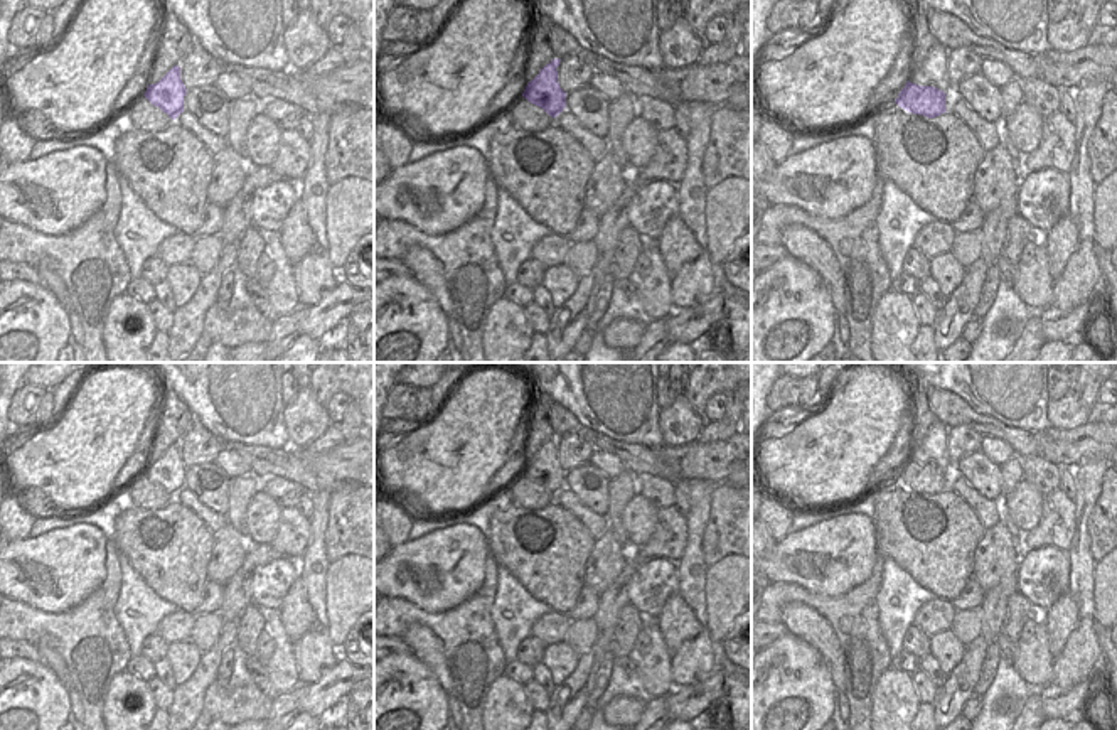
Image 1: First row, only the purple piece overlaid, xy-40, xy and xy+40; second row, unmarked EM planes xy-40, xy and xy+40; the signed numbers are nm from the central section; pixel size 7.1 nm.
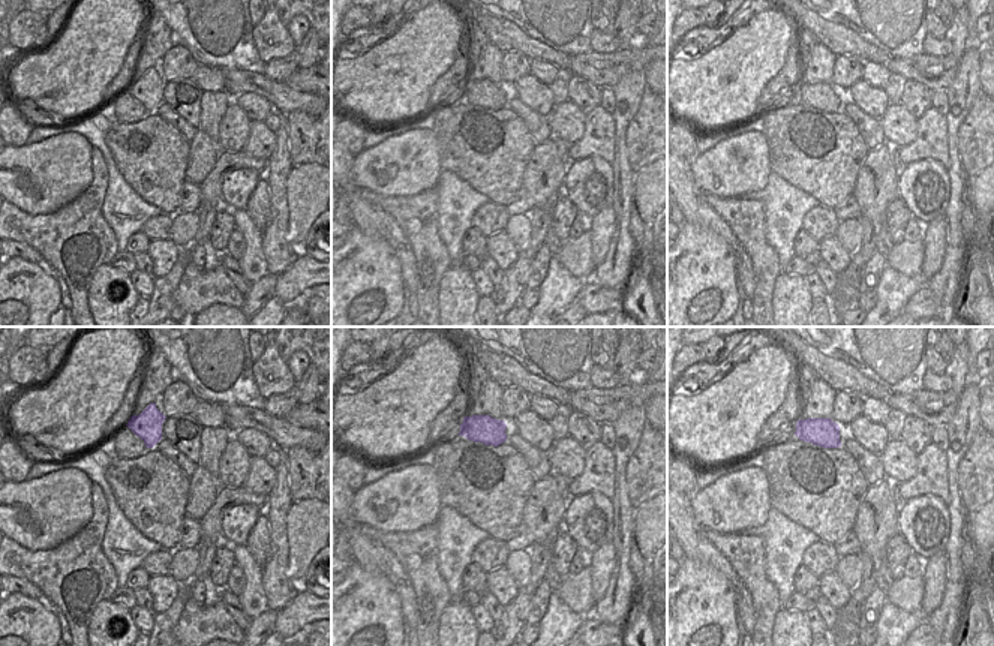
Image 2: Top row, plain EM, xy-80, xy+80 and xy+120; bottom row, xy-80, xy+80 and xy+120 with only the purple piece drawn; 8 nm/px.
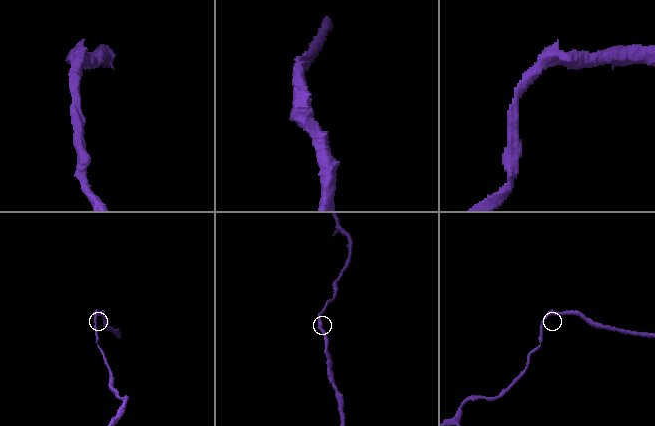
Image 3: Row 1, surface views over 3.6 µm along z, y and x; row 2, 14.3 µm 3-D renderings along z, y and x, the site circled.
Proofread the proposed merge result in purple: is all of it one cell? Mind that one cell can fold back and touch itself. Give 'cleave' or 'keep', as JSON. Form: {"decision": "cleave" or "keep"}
{"decision": "cleave"}

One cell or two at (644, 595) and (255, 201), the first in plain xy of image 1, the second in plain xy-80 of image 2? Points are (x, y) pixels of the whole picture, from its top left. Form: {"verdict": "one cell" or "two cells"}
{"verdict": "two cells"}

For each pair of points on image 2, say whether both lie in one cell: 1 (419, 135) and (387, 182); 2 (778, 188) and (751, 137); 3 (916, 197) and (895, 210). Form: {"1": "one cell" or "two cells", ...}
{"1": "one cell", "2": "two cells", "3": "two cells"}

